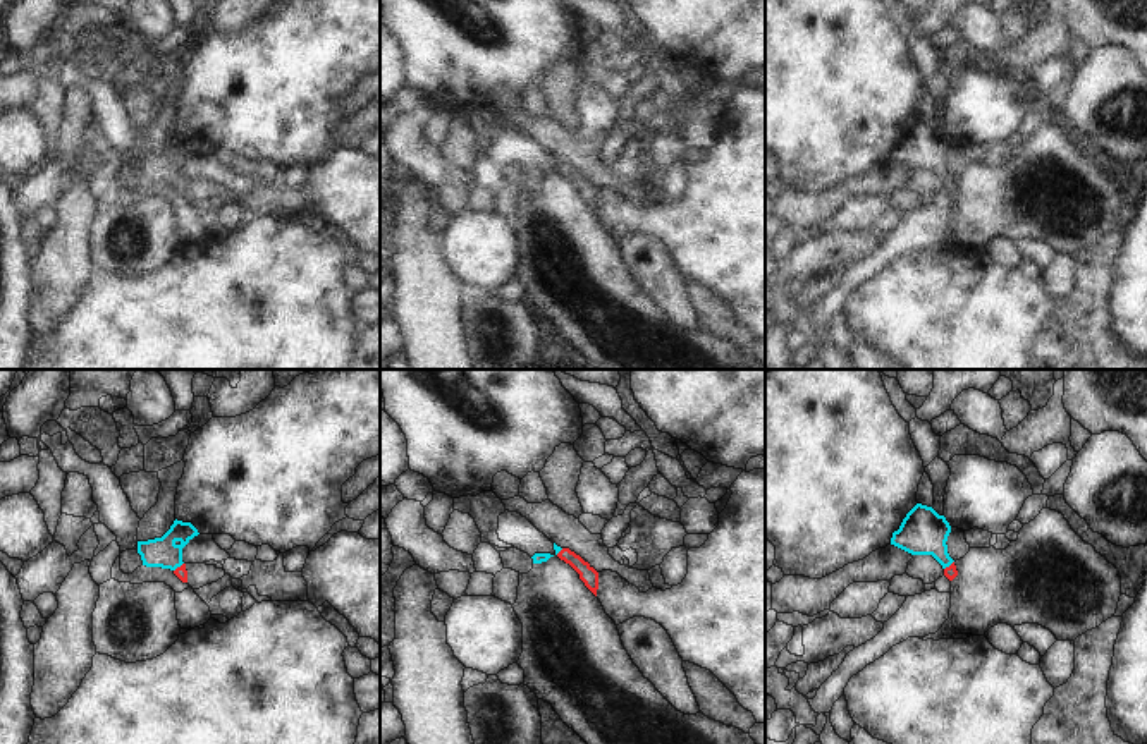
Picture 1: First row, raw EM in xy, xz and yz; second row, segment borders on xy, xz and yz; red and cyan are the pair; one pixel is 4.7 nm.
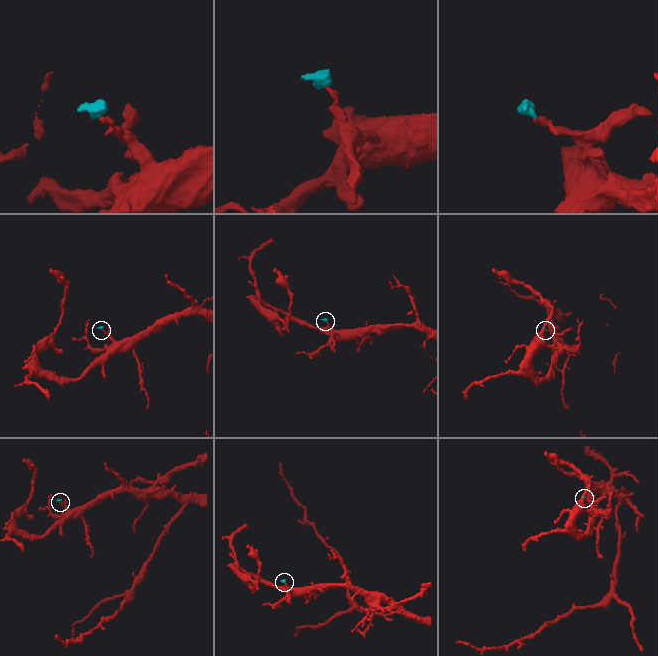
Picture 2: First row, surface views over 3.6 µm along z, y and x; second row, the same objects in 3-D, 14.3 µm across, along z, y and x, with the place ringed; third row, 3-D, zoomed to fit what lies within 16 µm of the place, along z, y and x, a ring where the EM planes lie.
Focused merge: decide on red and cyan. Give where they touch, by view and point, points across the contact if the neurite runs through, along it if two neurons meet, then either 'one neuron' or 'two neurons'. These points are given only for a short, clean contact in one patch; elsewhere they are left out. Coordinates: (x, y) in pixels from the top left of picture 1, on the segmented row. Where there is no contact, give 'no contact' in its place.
xy (177, 567) | across xy (181, 573), (177, 567), (162, 552) | one neuron

